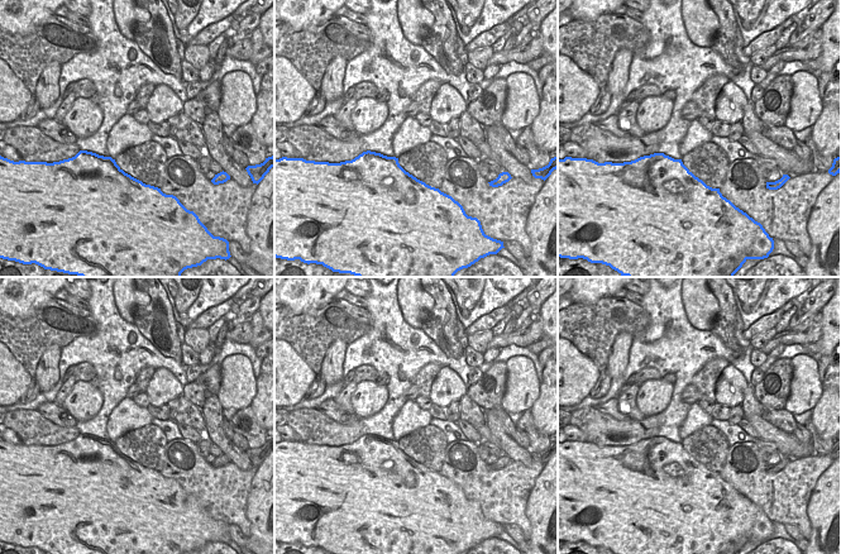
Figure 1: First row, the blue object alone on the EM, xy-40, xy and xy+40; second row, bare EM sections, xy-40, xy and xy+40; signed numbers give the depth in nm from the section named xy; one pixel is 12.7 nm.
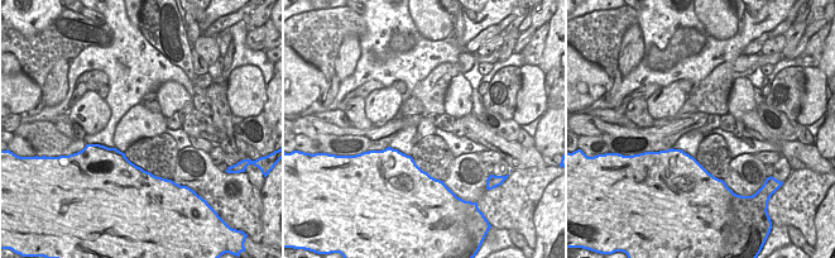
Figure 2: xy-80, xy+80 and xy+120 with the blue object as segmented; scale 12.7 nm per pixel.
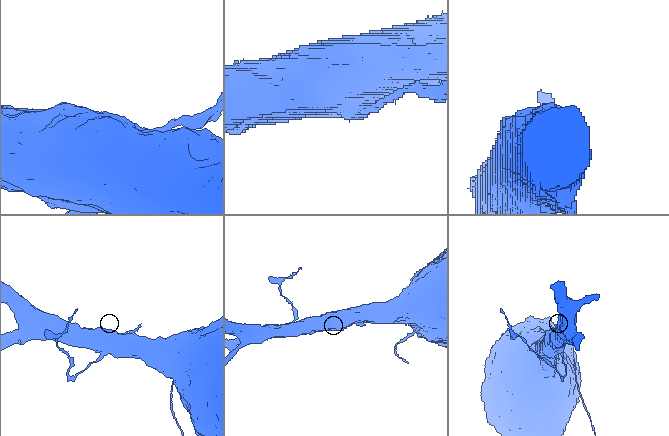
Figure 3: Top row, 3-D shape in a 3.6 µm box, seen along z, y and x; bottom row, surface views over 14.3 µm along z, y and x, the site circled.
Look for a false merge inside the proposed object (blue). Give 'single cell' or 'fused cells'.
fused cells

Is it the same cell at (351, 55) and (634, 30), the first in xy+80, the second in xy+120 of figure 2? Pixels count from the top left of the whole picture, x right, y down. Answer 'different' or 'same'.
same

